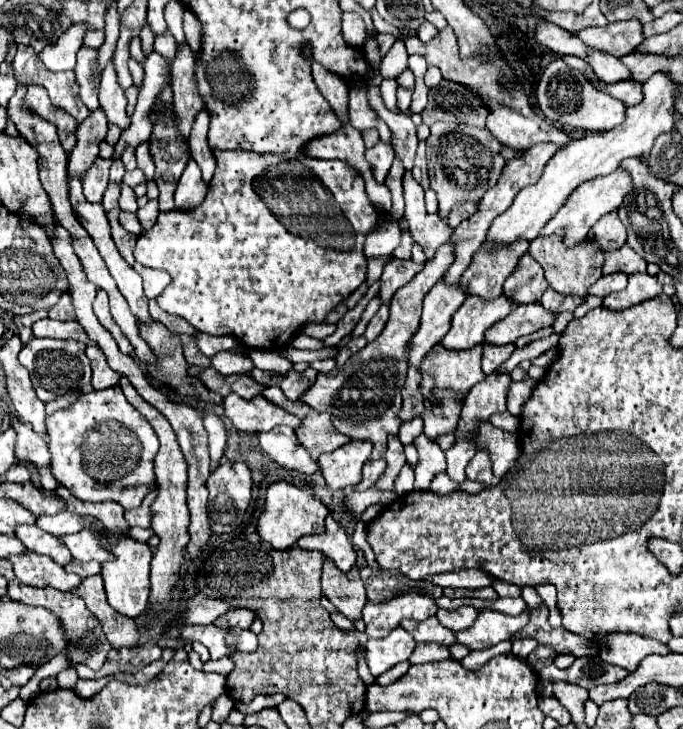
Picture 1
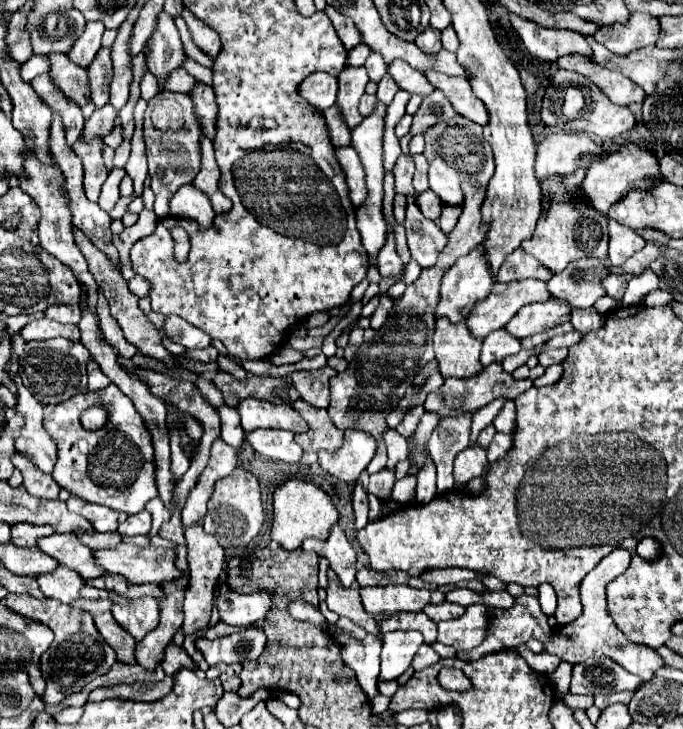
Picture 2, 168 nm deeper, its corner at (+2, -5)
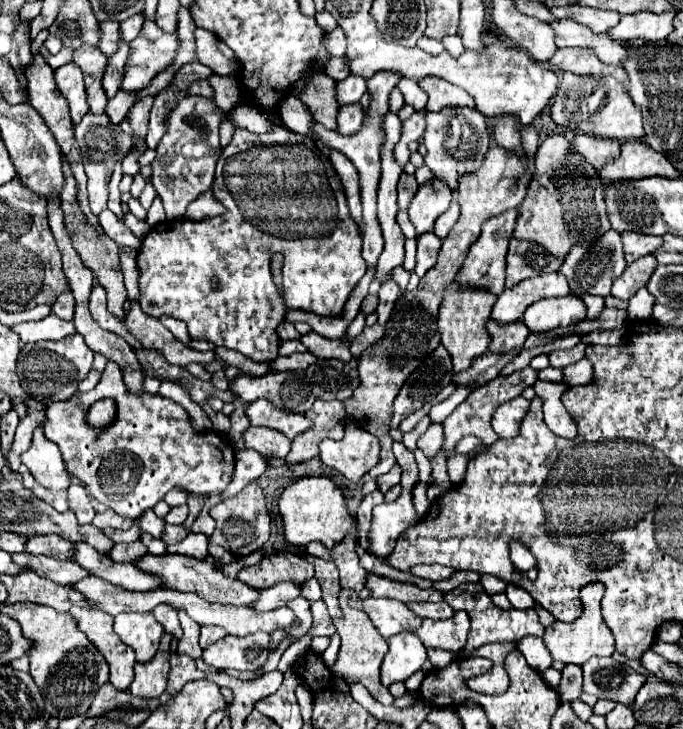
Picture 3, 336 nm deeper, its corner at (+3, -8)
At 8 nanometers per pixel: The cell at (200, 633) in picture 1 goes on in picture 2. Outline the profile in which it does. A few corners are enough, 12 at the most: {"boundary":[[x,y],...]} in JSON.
{"boundary":[[262,628],[216,640],[196,638],[206,662],[256,660],[264,650]]}

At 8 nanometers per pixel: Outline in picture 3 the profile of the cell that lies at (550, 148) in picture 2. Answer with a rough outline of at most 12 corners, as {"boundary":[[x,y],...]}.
{"boundary":[[577,133],[569,151],[597,171],[619,157],[621,143]]}

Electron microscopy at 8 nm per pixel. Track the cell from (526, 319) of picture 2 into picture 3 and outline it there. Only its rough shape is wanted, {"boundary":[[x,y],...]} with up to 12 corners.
{"boundary":[[579,297],[533,303],[521,321],[531,333],[547,333],[585,319]]}

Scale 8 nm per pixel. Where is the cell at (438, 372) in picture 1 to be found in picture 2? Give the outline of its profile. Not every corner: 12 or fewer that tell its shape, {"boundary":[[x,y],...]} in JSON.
{"boundary":[[440,318],[434,352],[444,378],[482,370],[482,340]]}

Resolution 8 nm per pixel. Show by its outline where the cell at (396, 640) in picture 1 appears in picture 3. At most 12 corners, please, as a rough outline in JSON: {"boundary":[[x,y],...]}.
{"boundary":[[415,633],[387,639],[381,683],[389,687],[421,669],[427,649]]}

